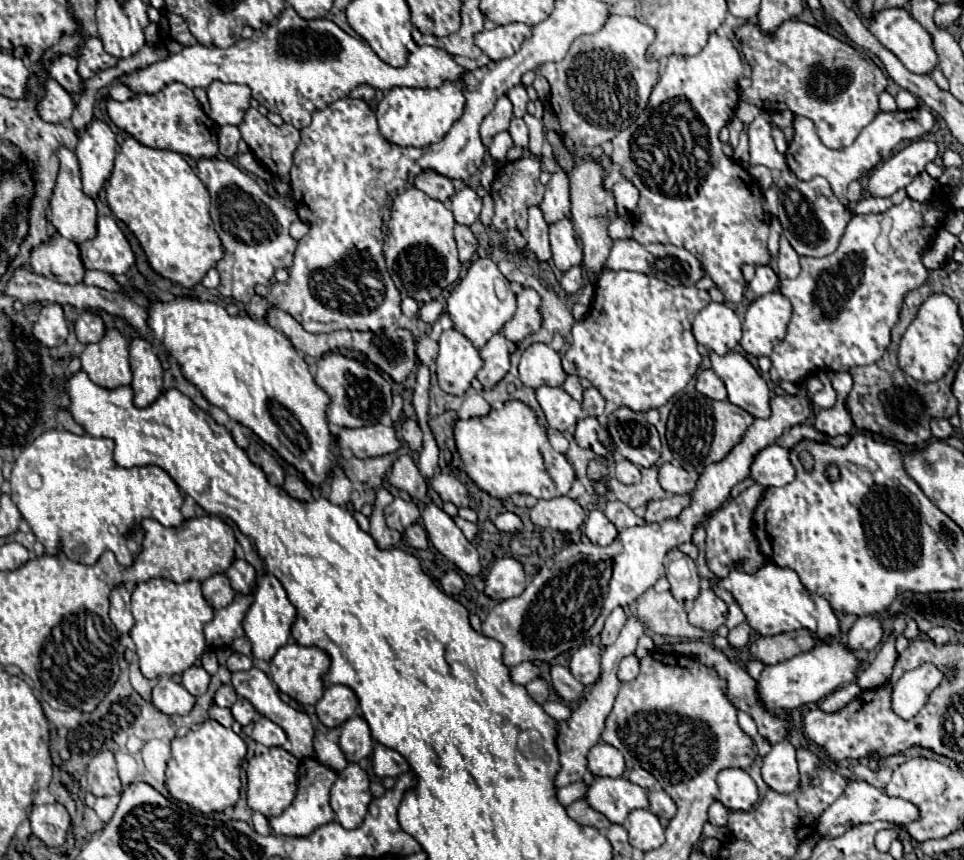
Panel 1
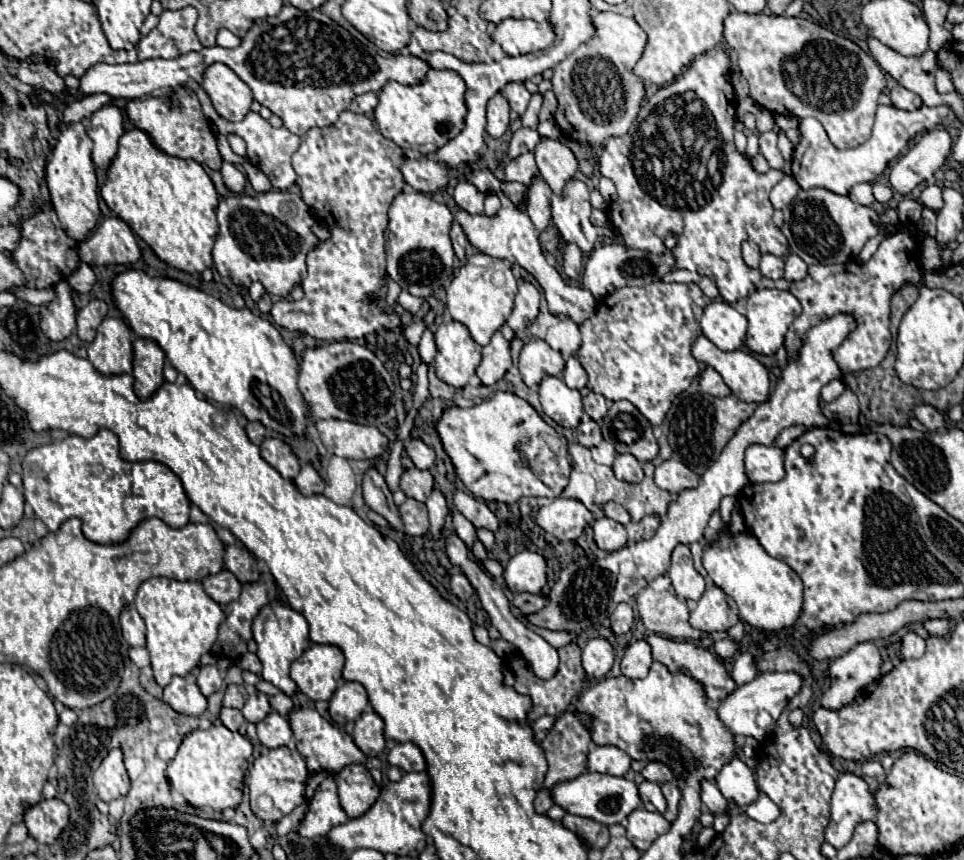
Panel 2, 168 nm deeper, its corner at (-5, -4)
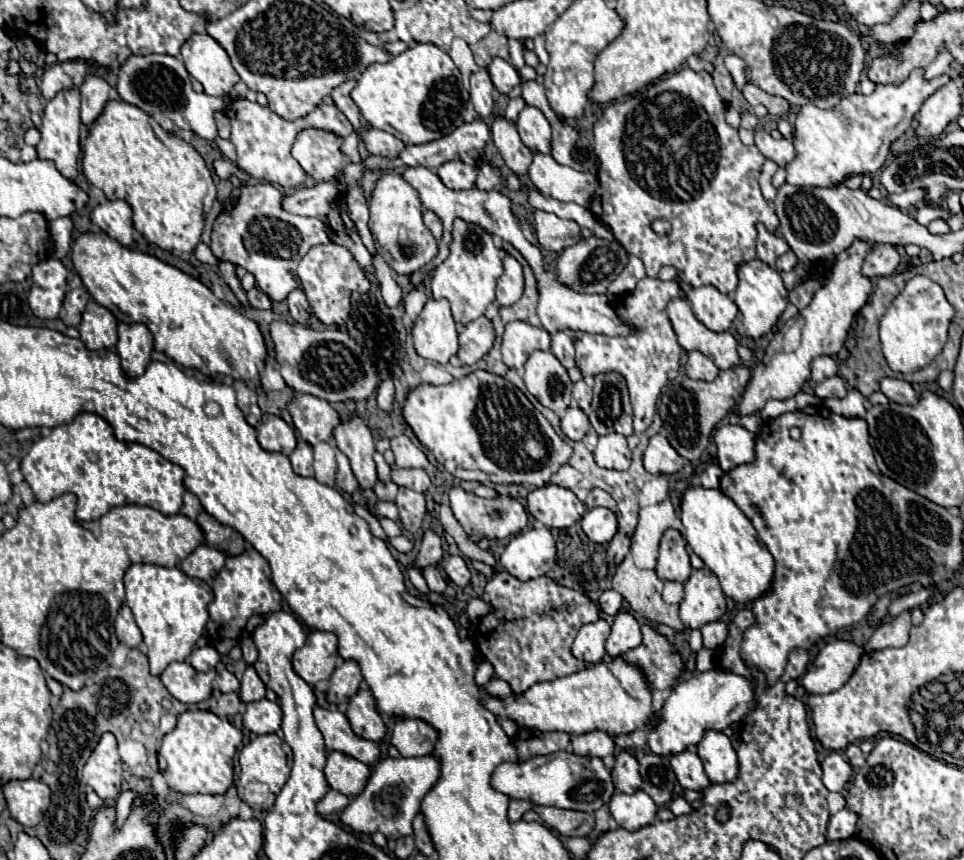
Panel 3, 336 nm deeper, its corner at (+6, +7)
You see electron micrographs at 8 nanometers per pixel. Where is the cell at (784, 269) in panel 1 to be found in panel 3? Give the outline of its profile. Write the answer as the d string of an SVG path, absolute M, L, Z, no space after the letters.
M788 251L788 253L784 253L784 255L776 261L776 269L778 269L778 271L792 271L796 263L798 263L796 255L794 255L792 251Z

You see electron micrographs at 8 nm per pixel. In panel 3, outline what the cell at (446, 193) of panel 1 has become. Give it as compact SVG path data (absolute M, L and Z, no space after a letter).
M380 129L364 131L364 141L372 155L380 155L384 159L396 159L404 151L404 143L398 137Z

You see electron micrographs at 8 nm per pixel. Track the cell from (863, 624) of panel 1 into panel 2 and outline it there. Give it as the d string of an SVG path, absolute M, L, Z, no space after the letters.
M861 642L861 644L853 646L845 656L839 656L837 660L831 662L831 666L829 666L831 686L821 696L823 706L837 710L837 708L843 708L845 704L851 704L855 700L857 692L861 692L861 688L865 688L867 684L871 684L873 680L877 680L881 676L879 670L881 670L881 654L873 642Z

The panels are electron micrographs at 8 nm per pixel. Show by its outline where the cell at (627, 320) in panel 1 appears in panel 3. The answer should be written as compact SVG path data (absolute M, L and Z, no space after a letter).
M644 277L636 283L636 287L614 299L616 315L632 329L628 337L608 337L608 335L588 335L578 337L576 343L576 365L582 377L596 377L600 373L618 373L626 379L630 401L634 407L634 433L640 435L652 423L656 411L656 399L662 387L674 379L680 371L680 355L682 347L676 341L676 333L668 319L668 303L672 299L682 299L684 291L676 279L662 281Z

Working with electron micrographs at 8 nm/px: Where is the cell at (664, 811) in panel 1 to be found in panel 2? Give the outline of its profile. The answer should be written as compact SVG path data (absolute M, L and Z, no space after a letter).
M649 780L639 782L639 796L641 796L641 802L643 802L643 806L647 810L651 810L651 812L665 812L667 802L665 802L665 798L661 794L659 784L653 784Z

